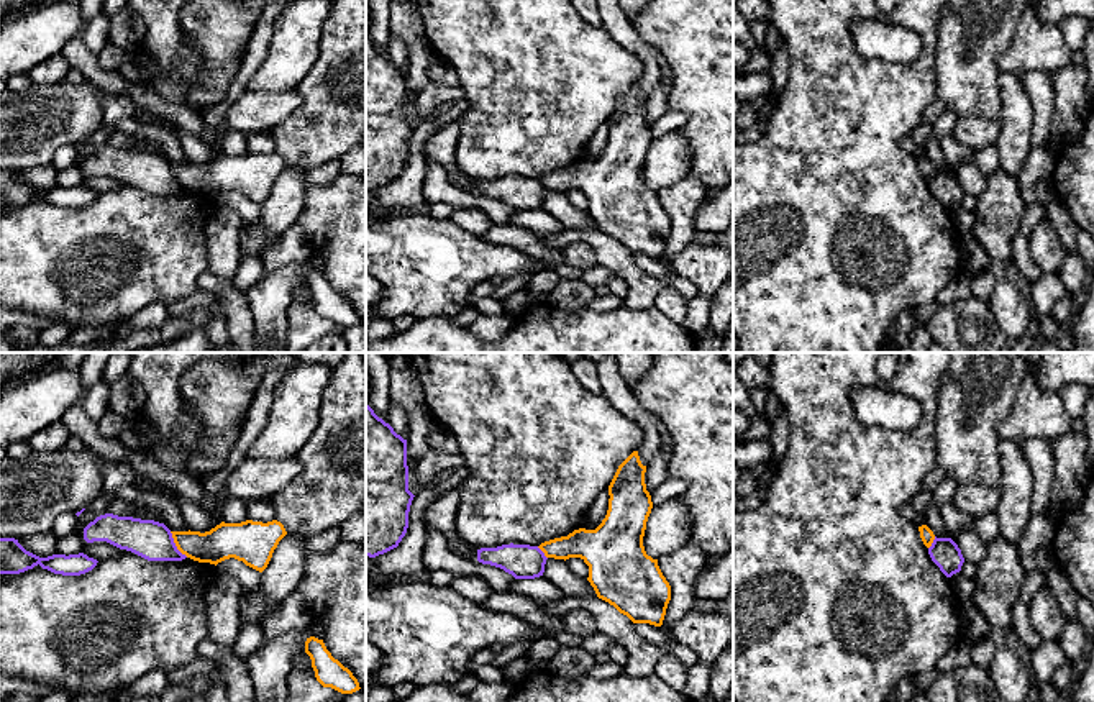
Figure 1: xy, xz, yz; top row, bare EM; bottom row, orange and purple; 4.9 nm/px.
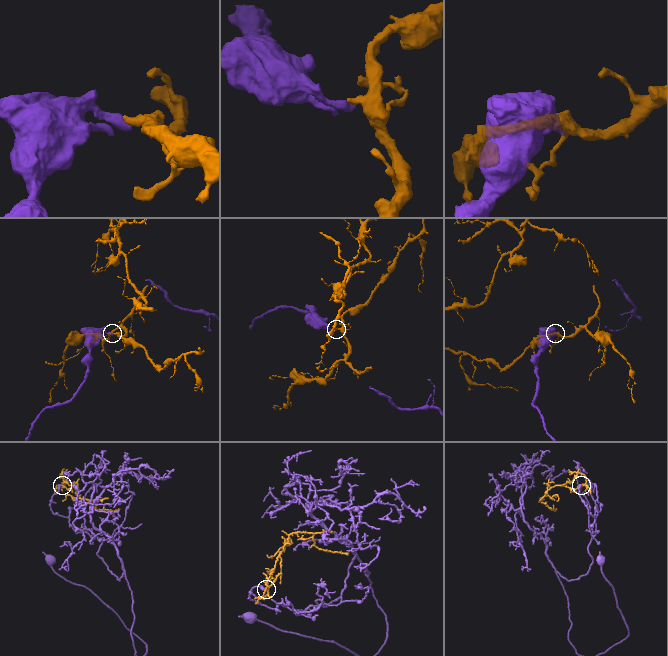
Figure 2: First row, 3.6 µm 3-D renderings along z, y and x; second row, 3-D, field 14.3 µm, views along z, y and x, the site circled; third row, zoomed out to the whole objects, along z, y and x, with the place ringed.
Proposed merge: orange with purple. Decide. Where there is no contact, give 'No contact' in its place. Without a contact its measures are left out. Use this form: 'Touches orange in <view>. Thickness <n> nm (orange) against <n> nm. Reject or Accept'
Touches orange in xy. Thickness 180 nm (orange) against 190 nm. Reject

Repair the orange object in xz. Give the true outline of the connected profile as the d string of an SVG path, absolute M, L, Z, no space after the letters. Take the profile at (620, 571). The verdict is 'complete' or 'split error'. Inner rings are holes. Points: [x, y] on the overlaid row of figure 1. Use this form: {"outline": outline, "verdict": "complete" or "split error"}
{"outline": "M633 451L609 485L609 510L595 530L579 528L568 536L541 543L546 558L581 558L589 566L587 581L599 599L613 605L633 623L661 627L671 586L658 559L646 554L643 536L653 508L645 484L646 466Z", "verdict": "complete"}

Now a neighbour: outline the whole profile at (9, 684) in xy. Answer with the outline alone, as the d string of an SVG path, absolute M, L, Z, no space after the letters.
M0 674L0 699L5 699L8 694L13 694L13 692L25 692L30 697L39 700L41 697L44 697L46 694L52 691L54 687L51 686L26 682L18 677Z

